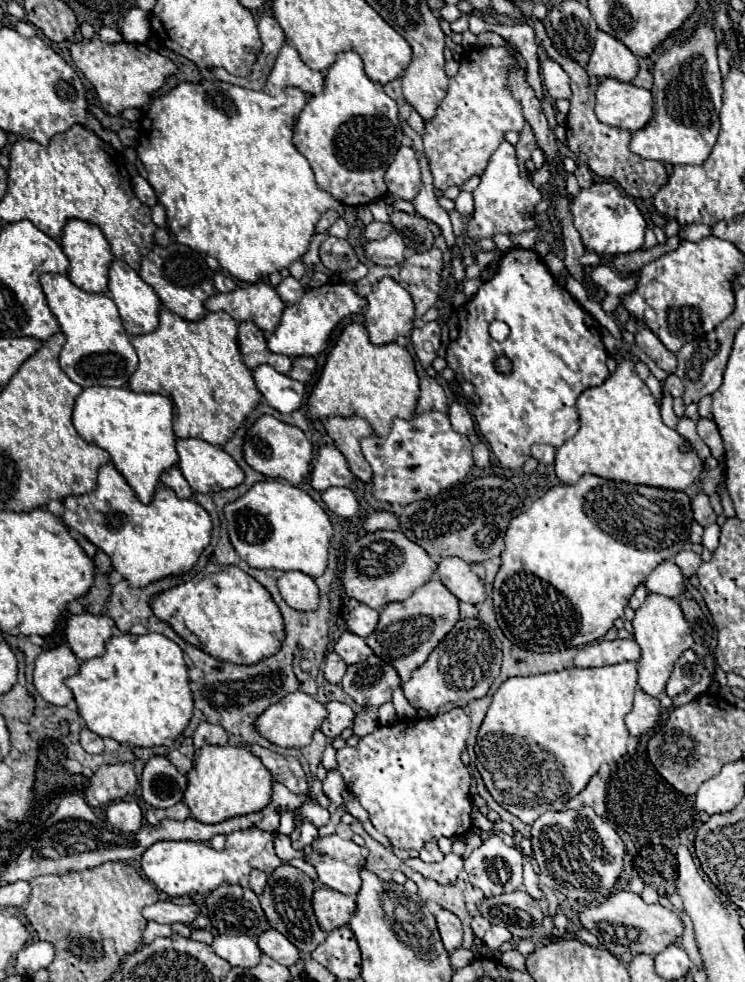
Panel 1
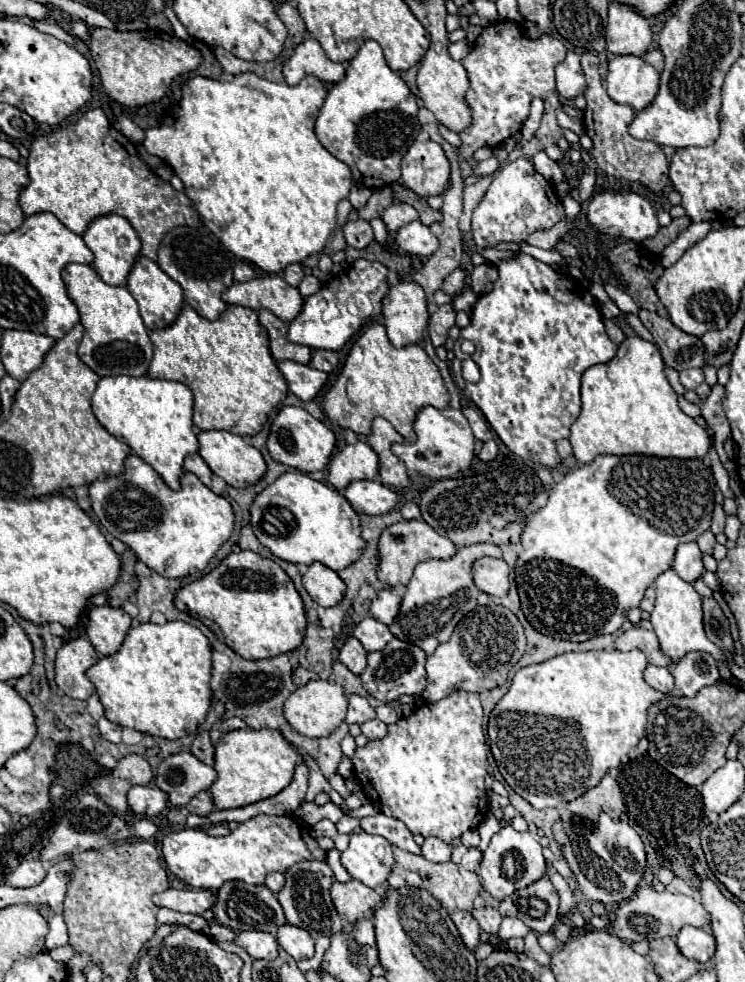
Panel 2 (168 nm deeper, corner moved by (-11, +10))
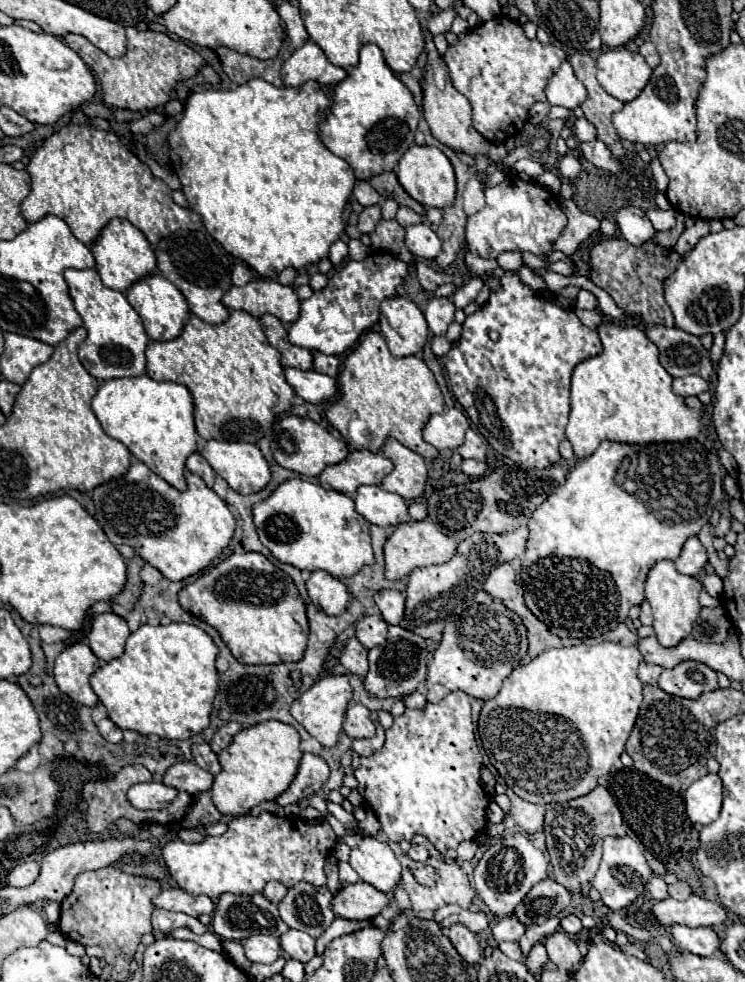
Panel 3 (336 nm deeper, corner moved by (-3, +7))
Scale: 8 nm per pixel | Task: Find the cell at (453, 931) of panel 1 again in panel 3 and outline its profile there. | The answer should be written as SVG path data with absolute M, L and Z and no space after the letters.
M452 925L452 927L448 927L446 935L448 935L448 939L452 941L452 945L456 947L456 951L460 953L460 957L466 963L476 965L482 959L480 943L478 943L476 935L470 929L466 929L464 925Z

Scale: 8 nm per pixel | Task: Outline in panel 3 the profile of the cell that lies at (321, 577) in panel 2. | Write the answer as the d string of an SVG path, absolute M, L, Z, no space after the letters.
M314 571L306 587L312 603L322 607L322 611L326 611L328 615L340 615L350 605L350 593L346 585L326 571Z

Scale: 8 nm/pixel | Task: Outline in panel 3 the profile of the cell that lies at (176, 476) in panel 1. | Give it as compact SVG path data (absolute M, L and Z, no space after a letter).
M192 453L192 455L188 457L188 461L186 461L186 467L188 467L192 473L200 475L200 477L206 481L206 485L208 485L208 487L212 487L212 485L214 485L216 473L214 473L214 469L208 465L208 461L206 461L200 453Z

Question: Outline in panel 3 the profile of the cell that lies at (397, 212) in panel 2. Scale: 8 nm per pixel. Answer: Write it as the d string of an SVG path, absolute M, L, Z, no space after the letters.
M400 207L400 209L398 209L398 213L396 213L396 221L398 221L402 227L408 227L408 225L422 223L422 221L424 221L424 217L422 217L422 215L418 215L418 213L414 213L414 211L412 211L412 209L408 209L408 207Z

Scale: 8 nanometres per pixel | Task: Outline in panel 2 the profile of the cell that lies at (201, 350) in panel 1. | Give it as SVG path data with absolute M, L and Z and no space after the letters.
M188 304L182 306L178 318L160 330L150 332L154 344L154 358L148 368L150 378L176 380L192 388L193 423L200 430L226 430L240 436L254 436L266 422L274 406L282 402L288 392L288 384L276 368L276 360L268 350L268 334L258 322L258 314L244 306L228 306L220 318L206 320Z

